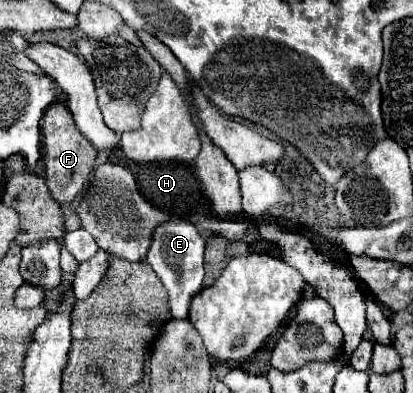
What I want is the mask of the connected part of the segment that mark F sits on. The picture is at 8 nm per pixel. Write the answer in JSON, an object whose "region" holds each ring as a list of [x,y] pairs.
{"region":[[[54,101],[54,103],[50,103],[50,107],[46,107],[42,125],[40,125],[40,133],[42,133],[44,167],[46,167],[44,179],[46,179],[48,191],[50,191],[52,199],[58,201],[60,205],[70,203],[82,191],[84,181],[88,179],[88,175],[94,167],[96,151],[94,151],[94,147],[90,147],[90,143],[86,143],[86,139],[82,139],[82,133],[78,131],[78,127],[74,127],[74,119],[70,119],[70,111],[66,111],[66,105],[60,101]]]}

